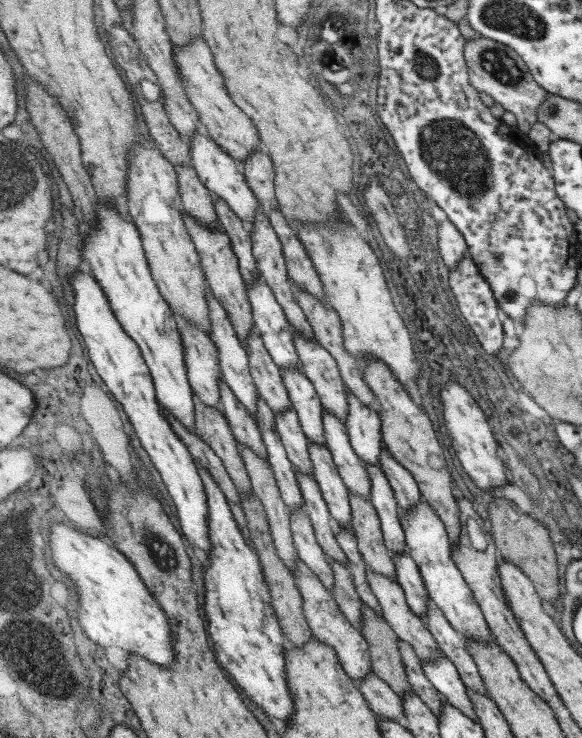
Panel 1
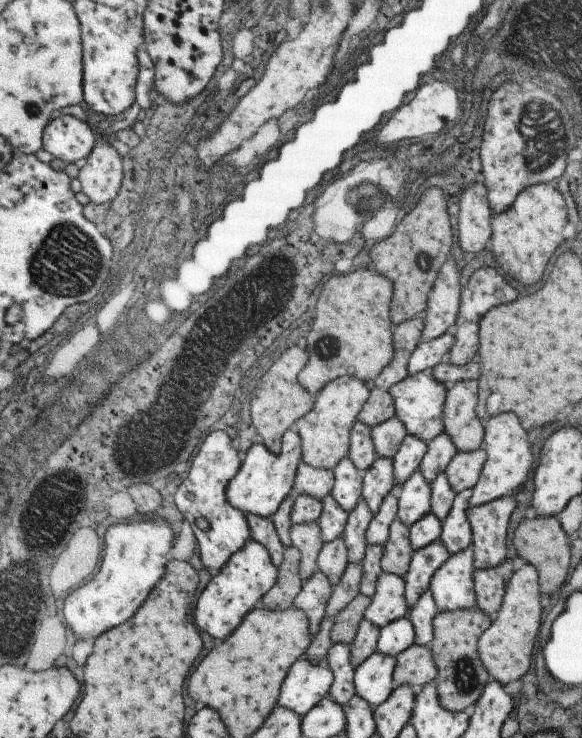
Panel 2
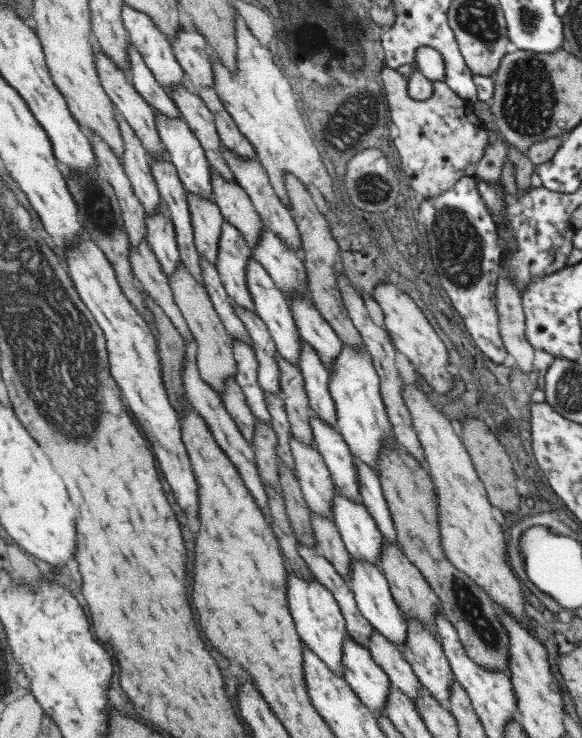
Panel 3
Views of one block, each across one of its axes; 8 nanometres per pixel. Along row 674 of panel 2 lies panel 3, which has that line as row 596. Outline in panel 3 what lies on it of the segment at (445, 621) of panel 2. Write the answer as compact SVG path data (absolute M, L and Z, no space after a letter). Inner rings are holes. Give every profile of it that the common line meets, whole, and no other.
M395 442L391 444L391 448L383 450L379 460L379 474L387 504L391 508L397 544L401 546L409 562L421 572L423 580L433 590L433 594L439 598L441 614L455 626L467 656L491 672L503 672L509 676L509 640L507 630L501 626L497 618L495 602L463 572L455 570L455 566L443 554L437 522L437 504L427 472L423 470L423 466L417 464L417 460L411 454L407 454L405 448L401 448L401 444Z

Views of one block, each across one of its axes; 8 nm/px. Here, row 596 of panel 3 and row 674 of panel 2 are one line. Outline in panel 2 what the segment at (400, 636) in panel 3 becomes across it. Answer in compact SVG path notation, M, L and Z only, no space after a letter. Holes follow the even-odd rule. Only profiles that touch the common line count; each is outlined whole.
M375 652L369 660L365 660L355 672L357 696L363 696L373 708L383 706L393 692L393 672L397 660L383 652Z

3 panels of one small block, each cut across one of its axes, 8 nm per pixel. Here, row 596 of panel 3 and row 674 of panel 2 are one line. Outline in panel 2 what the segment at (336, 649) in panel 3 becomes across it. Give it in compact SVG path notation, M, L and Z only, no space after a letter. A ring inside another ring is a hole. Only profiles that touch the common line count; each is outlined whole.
M303 656L287 676L279 706L295 710L303 718L323 702L335 686L335 670L327 664L317 666L307 656Z

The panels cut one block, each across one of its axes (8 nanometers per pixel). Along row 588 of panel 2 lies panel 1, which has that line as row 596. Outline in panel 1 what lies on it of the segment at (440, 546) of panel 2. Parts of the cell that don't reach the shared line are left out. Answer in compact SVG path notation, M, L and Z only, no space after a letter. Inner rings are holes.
M393 554L393 562L397 566L397 578L395 578L395 584L399 584L403 588L403 594L405 594L405 600L409 604L409 608L423 620L425 624L425 612L427 612L427 590L423 586L423 580L419 576L419 570L417 570L417 564L411 556L405 556L405 554Z

